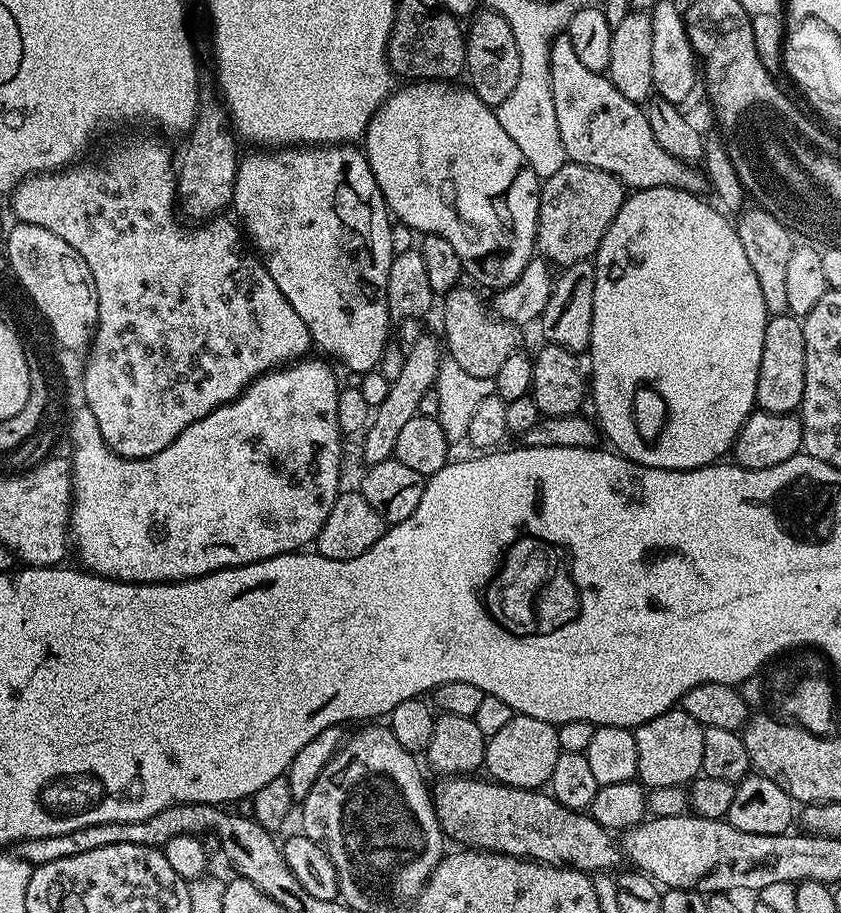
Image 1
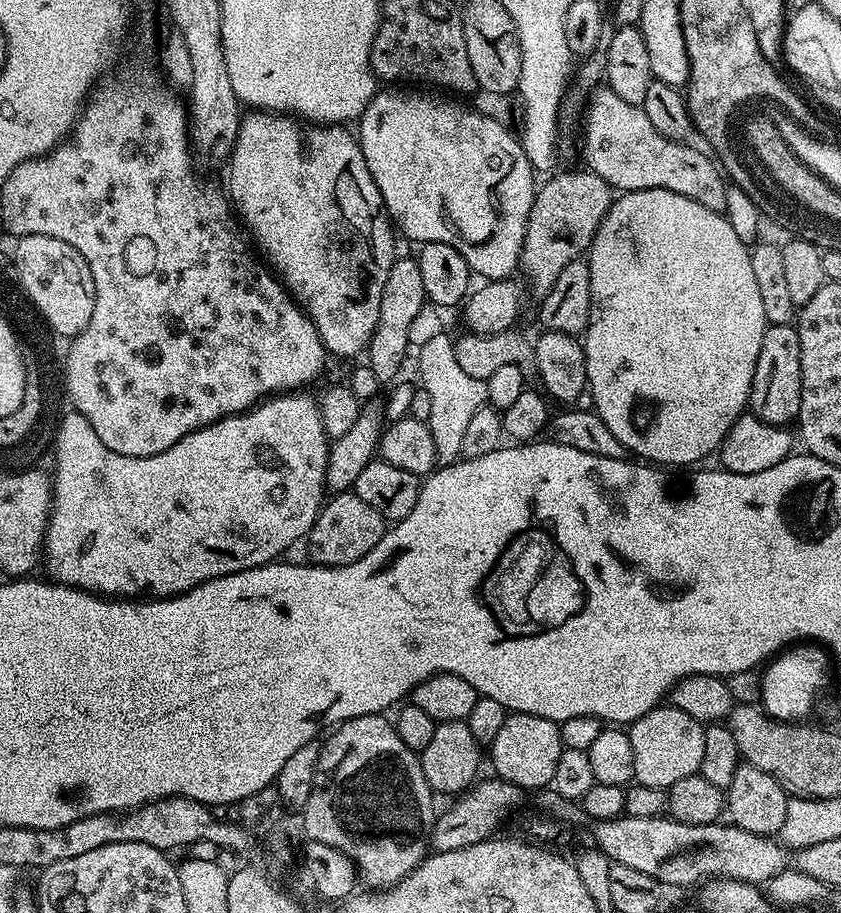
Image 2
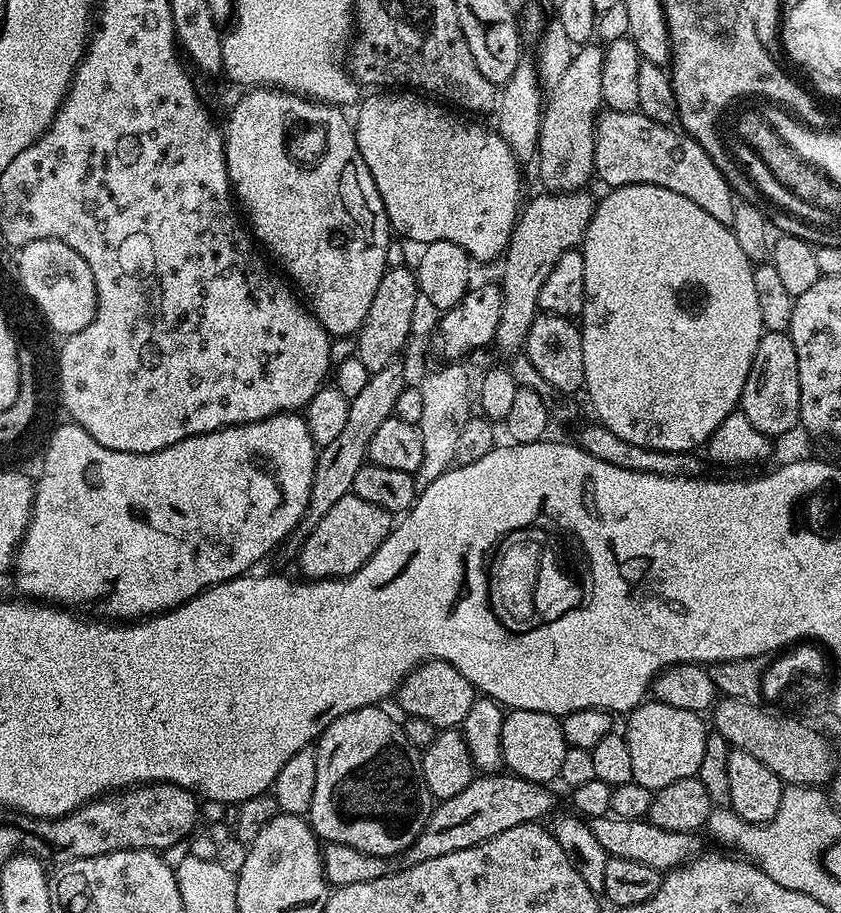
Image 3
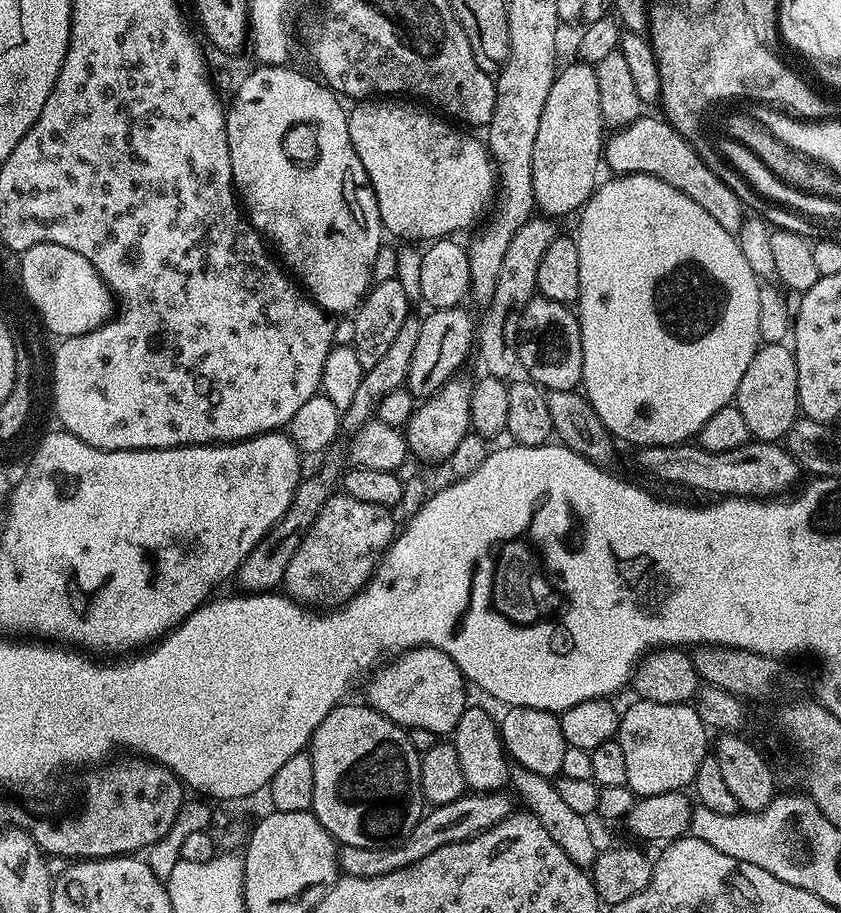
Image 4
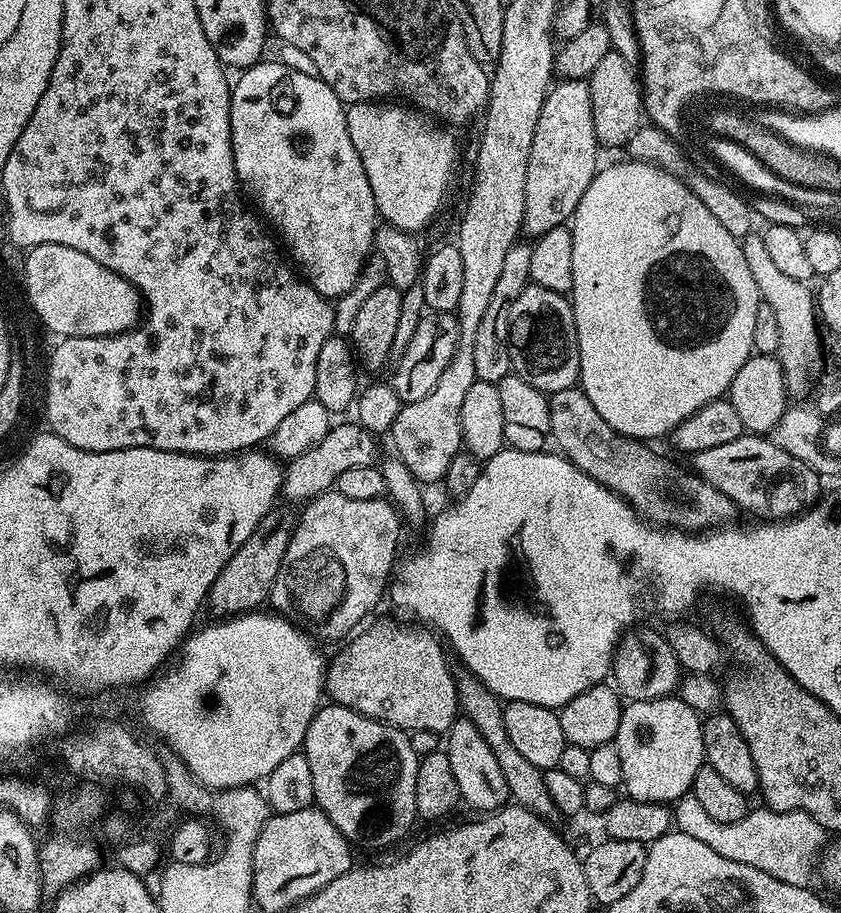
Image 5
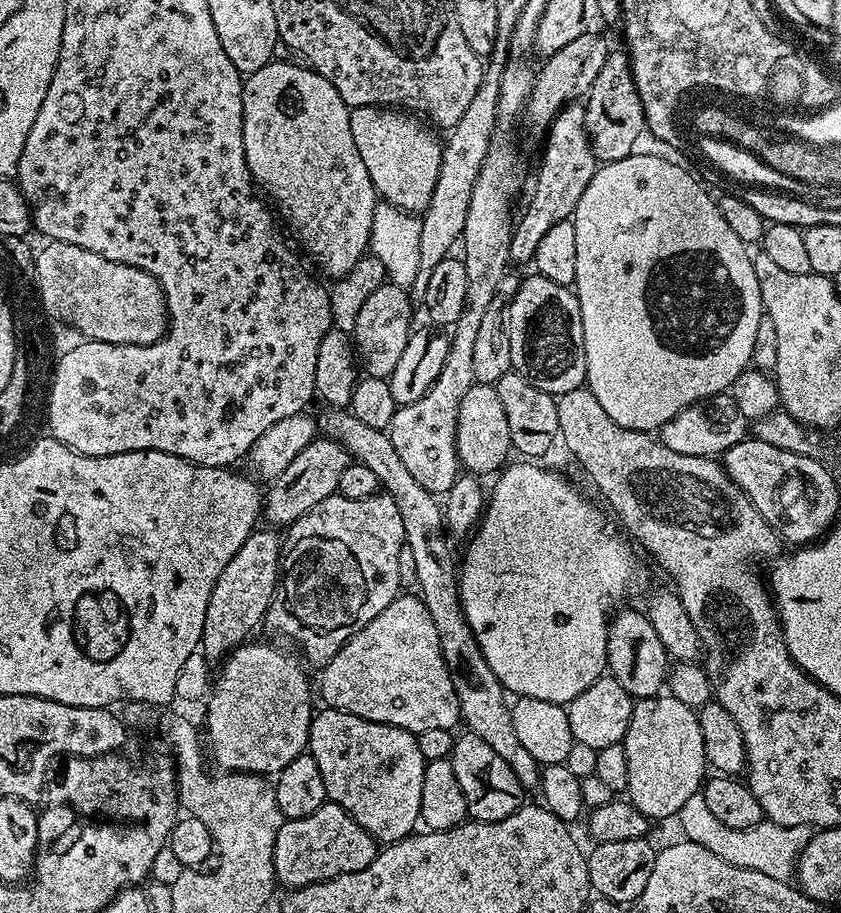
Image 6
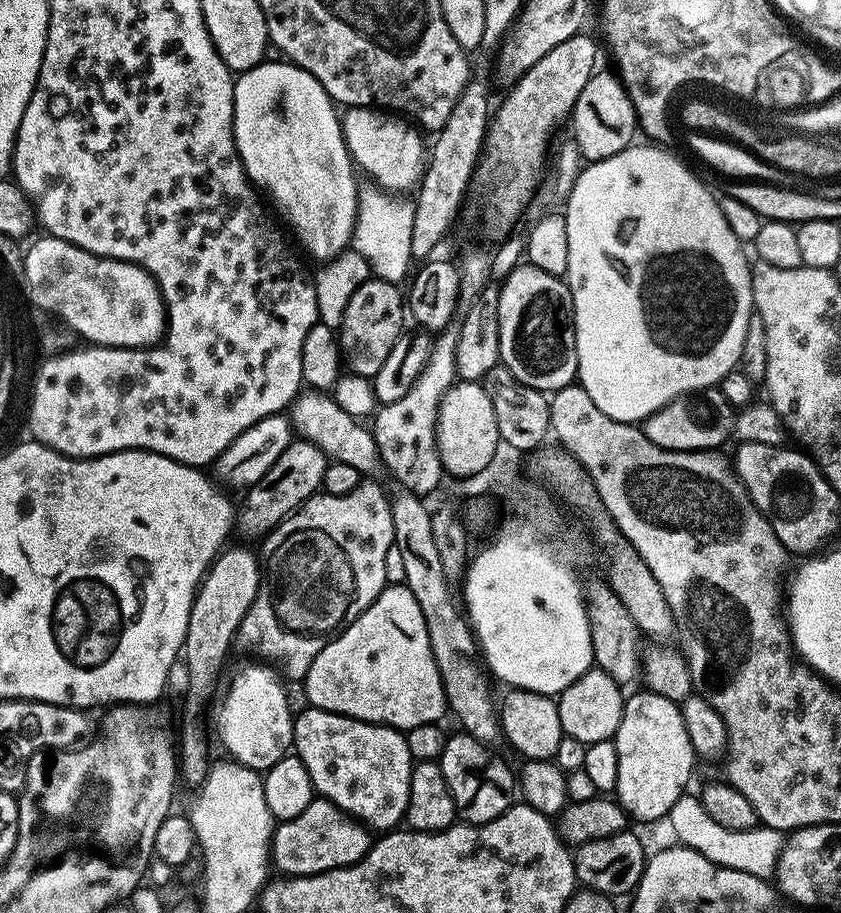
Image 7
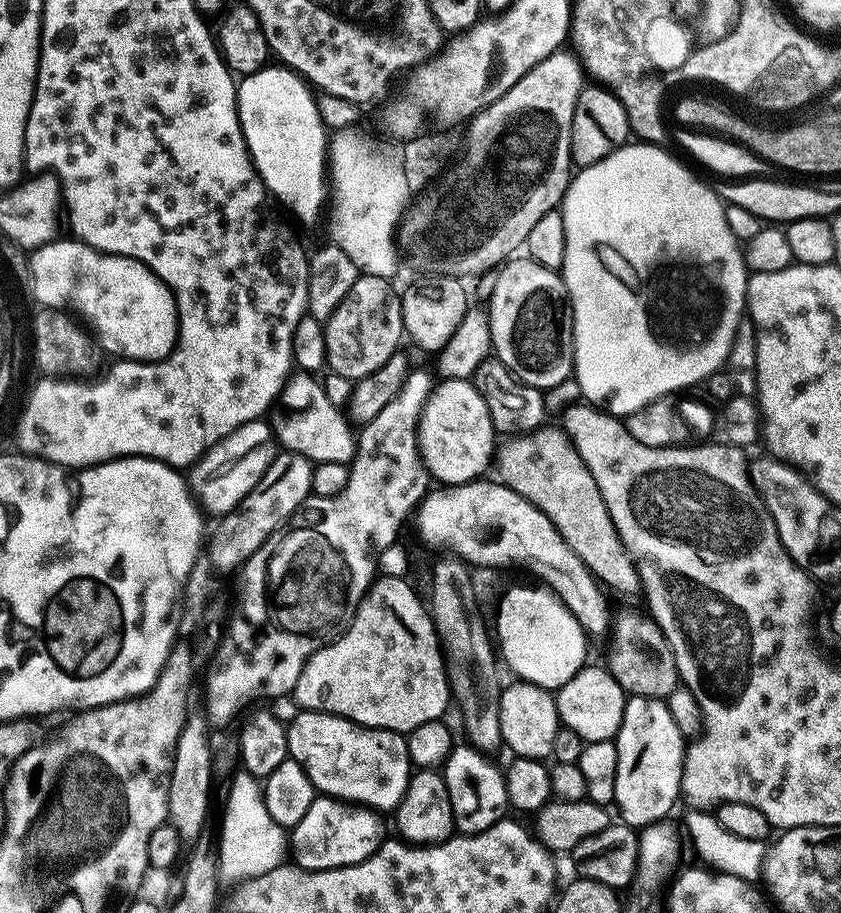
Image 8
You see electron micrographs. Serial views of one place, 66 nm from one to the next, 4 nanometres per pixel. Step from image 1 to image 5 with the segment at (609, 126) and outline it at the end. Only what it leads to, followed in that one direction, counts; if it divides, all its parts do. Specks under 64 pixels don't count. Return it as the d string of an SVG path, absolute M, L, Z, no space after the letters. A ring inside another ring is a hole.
M641 126L629 138L626 152L633 160L652 164L655 168L661 168L663 172L668 172L672 176L677 176L679 180L683 180L688 189L698 198L698 202L702 202L702 206L706 206L706 210L710 210L710 214L714 214L714 218L718 218L718 222L721 226L726 226L726 230L730 230L730 234L734 234L738 238L753 235L754 213L752 207L748 205L747 199L743 195L739 196L730 185L723 184L722 181L715 180L712 176L703 176L702 173L696 172L695 166L688 161L687 154L682 149L676 148L675 143L677 144L677 141L662 129L655 126Z

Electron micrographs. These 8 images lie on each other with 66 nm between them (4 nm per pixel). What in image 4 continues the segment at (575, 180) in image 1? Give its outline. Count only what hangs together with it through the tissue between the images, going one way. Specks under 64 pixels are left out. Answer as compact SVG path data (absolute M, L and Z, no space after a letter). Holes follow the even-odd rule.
M533 215L527 220L510 238L510 246L506 246L506 254L502 258L502 270L498 270L498 286L494 290L490 303L487 305L488 313L478 326L478 335L474 340L475 355L480 355L480 364L483 371L489 376L499 376L508 378L513 375L512 371L517 371L518 361L516 359L516 344L514 336L508 333L508 319L513 319L514 314L521 312L532 301L532 297L537 295L536 275L538 266L542 262L542 254L546 254L546 246L554 242L558 234L551 219L543 215Z

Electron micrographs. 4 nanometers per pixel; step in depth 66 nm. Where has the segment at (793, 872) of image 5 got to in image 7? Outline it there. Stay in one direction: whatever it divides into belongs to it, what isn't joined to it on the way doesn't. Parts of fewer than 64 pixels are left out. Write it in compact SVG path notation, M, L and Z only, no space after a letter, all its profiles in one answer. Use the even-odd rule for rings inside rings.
M691 794L682 795L678 798L678 802L674 802L666 820L667 823L672 823L672 832L680 839L677 841L683 847L692 848L720 868L742 870L746 874L754 874L763 880L768 880L773 875L780 851L786 843L785 833L779 828L761 827L751 832L739 832L726 830L726 826L718 826L718 822L710 818L703 803L697 797L695 800Z

